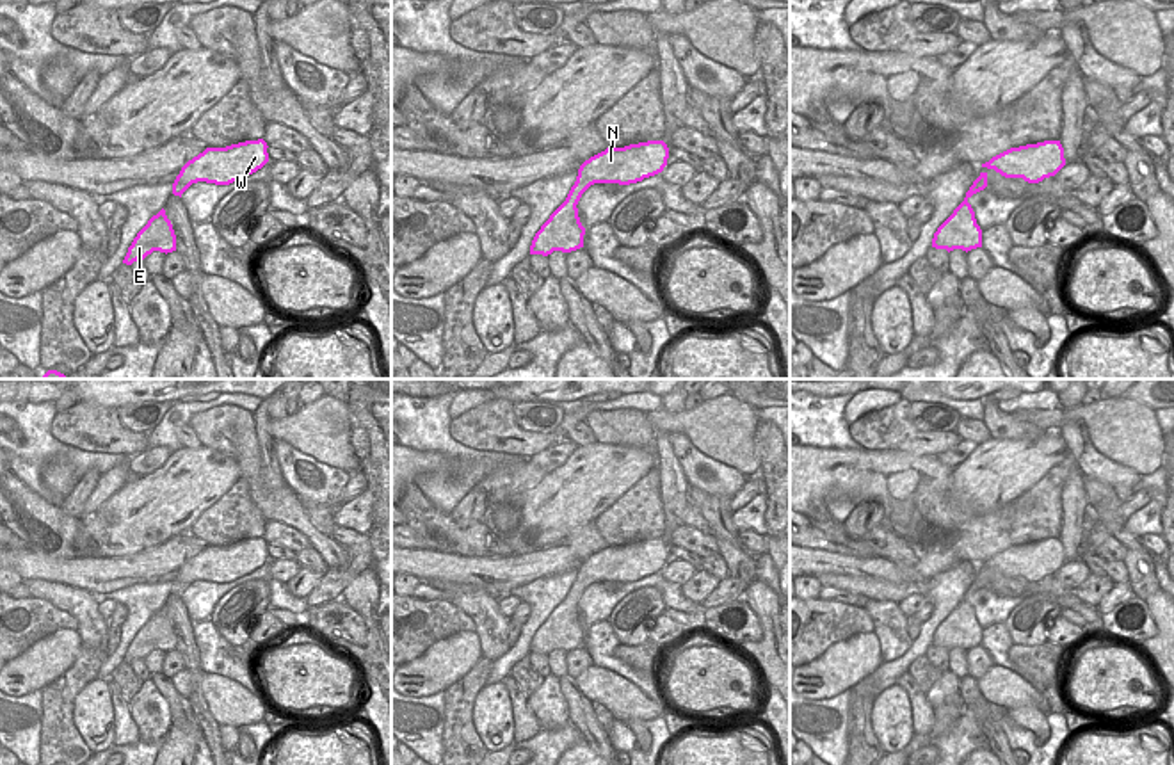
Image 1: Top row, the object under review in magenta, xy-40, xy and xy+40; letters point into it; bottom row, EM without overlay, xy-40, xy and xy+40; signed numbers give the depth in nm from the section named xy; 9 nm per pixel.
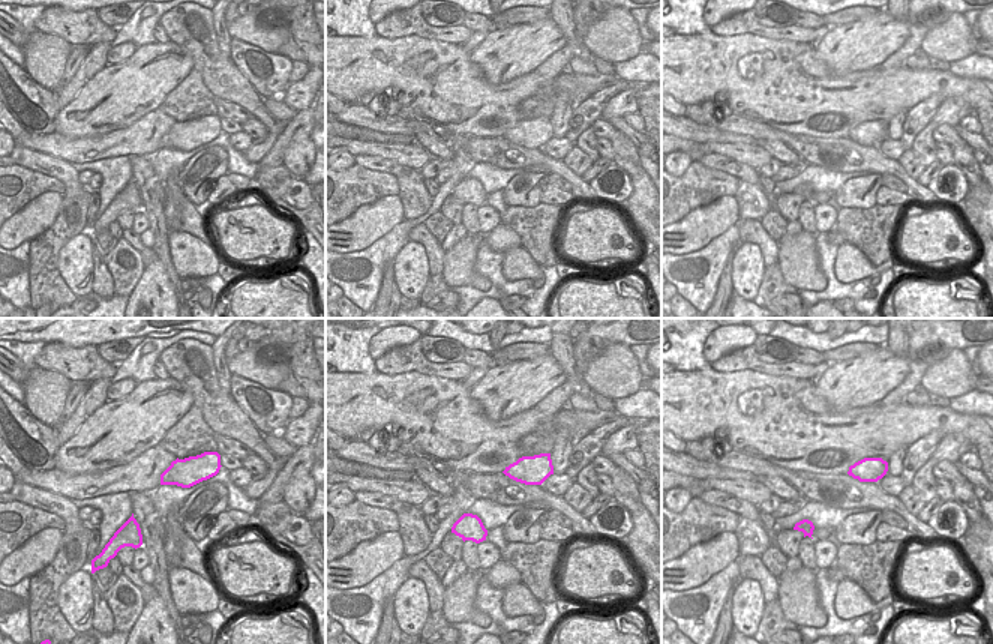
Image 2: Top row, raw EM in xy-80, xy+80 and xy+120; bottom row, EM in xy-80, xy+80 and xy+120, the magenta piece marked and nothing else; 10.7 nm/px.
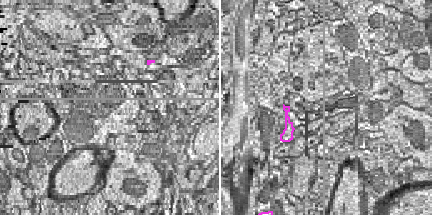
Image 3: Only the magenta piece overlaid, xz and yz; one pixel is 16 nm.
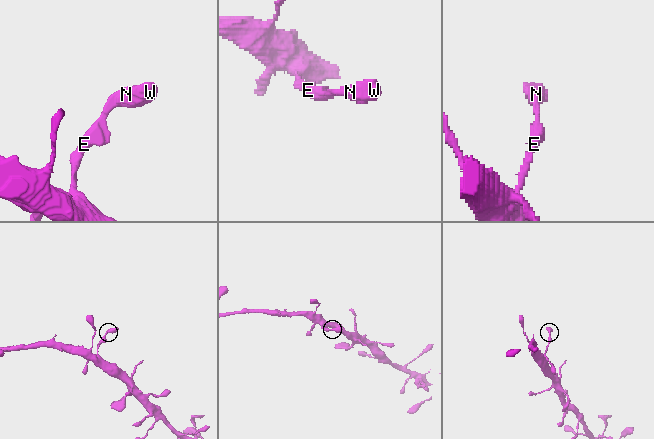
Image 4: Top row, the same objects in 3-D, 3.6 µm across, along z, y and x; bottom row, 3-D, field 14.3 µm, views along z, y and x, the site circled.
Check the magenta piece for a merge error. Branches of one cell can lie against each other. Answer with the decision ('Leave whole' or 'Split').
Leave whole

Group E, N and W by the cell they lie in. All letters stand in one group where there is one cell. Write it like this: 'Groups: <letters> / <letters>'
Groups: E N W

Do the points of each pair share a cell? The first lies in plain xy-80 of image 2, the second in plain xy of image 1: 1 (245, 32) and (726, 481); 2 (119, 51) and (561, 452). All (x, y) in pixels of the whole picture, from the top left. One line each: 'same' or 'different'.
1: different
2: same

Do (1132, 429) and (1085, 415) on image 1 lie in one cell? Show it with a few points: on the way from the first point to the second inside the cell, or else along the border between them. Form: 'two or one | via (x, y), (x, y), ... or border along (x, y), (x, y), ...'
one | via (1121, 429), (1096, 417)

